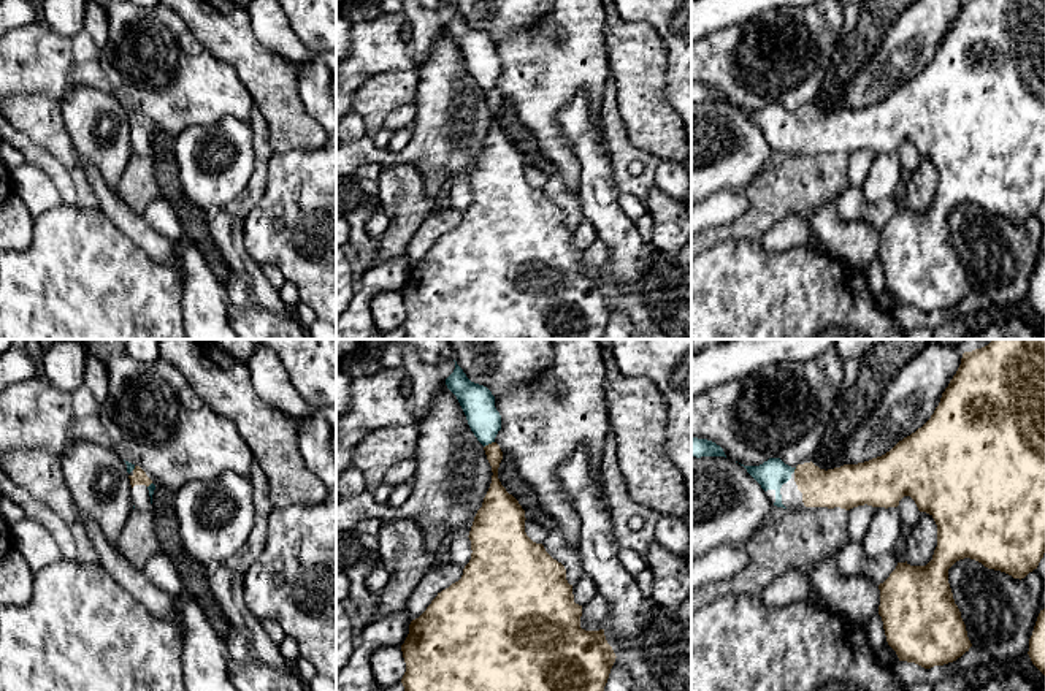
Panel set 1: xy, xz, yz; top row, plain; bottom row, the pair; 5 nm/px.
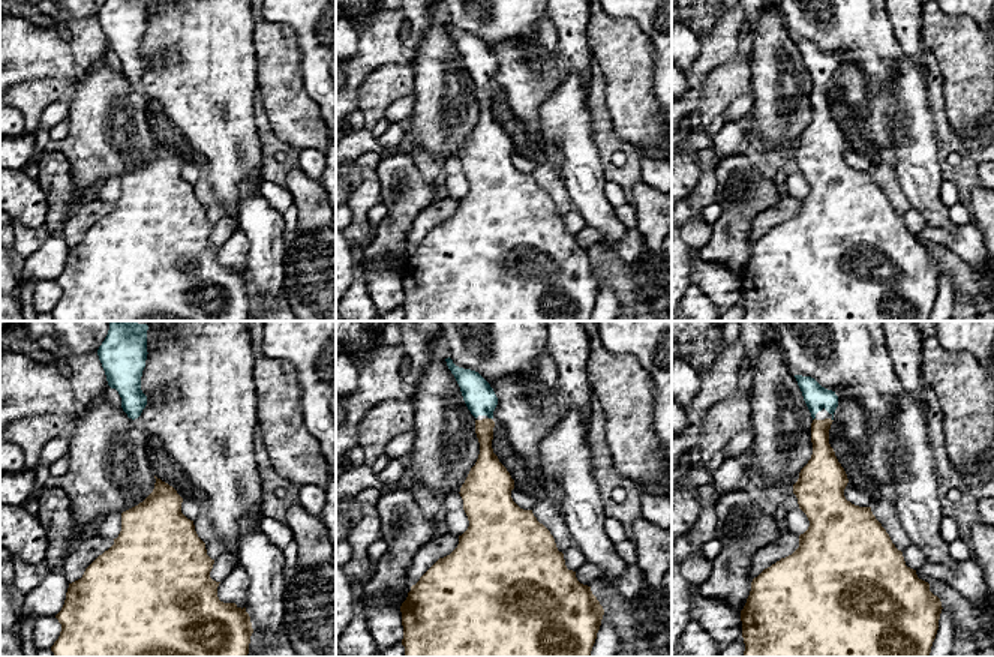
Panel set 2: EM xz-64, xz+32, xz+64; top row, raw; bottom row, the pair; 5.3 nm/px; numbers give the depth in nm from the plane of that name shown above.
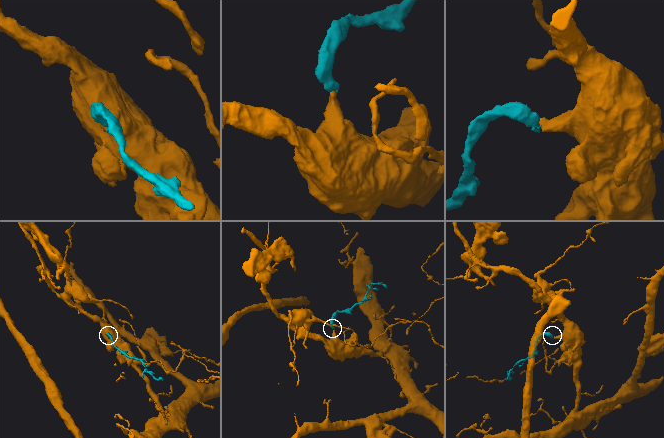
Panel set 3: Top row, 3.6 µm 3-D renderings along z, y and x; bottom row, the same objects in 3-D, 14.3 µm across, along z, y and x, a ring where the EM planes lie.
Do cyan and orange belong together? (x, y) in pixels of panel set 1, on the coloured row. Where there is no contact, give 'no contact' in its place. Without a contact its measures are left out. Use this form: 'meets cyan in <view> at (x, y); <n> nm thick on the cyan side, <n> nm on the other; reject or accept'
meets cyan in xz at (489, 442); 170 nm thick on the cyan side, 80 nm on the other; accept

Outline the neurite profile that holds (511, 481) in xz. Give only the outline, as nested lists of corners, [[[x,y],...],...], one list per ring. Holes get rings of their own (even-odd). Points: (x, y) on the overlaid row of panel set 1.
[[[503,453],[498,479],[506,491],[519,501],[526,520],[536,521],[549,531],[557,528],[557,521],[539,506],[531,487],[519,475],[512,455]]]

